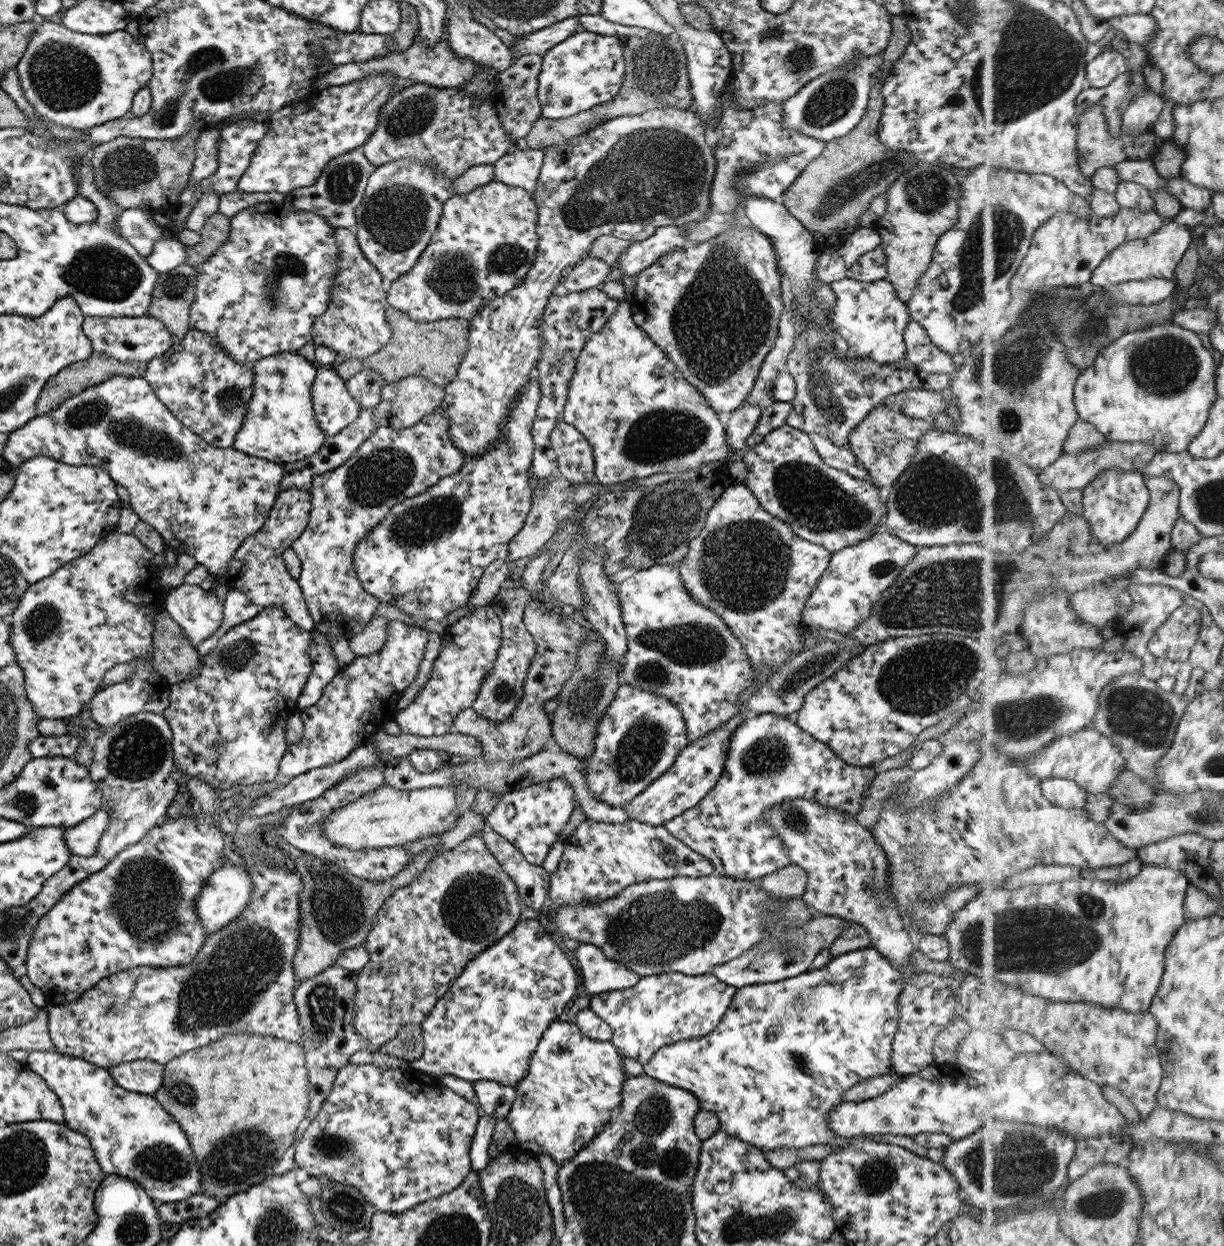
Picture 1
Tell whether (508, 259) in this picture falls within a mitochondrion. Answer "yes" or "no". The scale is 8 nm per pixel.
yes

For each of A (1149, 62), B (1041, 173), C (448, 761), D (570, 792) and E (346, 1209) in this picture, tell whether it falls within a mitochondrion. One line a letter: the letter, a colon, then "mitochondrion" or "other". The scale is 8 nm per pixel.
A: other
B: other
C: other
D: other
E: mitochondrion

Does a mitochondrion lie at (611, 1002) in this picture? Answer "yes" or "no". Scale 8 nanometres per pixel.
no

